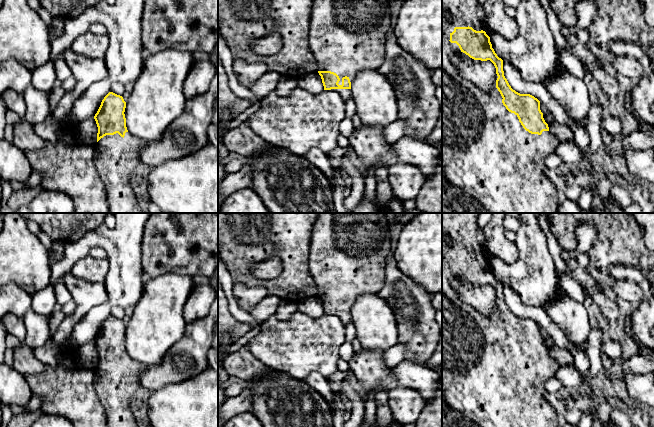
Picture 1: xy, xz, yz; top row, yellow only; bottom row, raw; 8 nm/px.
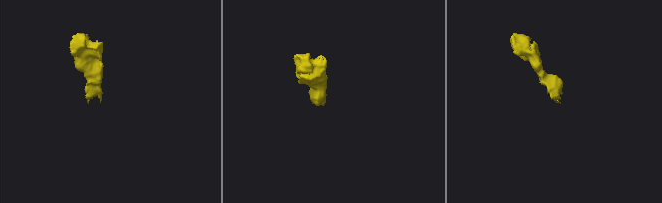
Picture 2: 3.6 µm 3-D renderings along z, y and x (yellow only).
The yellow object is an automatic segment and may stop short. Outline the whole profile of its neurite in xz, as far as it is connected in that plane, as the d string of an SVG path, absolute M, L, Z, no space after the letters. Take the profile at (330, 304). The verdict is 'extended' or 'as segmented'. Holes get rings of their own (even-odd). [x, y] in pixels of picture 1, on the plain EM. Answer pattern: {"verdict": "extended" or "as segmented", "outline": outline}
{"verdict": "extended", "outline": "M318 213L317 219L313 225L310 240L310 272L313 279L318 287L318 297L321 300L324 314L330 314L337 316L342 323L346 326L350 321L351 317L351 306L355 300L361 294L375 293L378 294L384 286L386 278L385 272L385 259L390 255L390 244L389 239L389 223L387 221L385 213Z"}

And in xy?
{"verdict": "extended", "outline": "M109 316L94 340L98 351L94 387L104 407L108 427L138 427L130 408L130 401L134 393L142 387L140 375L148 367L128 356L124 338L125 332L126 326L123 321Z"}

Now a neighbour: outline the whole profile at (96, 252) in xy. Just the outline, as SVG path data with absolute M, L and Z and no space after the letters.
M94 247L90 250L90 254L92 257L96 258L96 259L103 259L106 258L106 252L99 247Z

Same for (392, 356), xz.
M397 342L394 346L384 351L383 360L387 368L396 366L404 359L406 346Z

